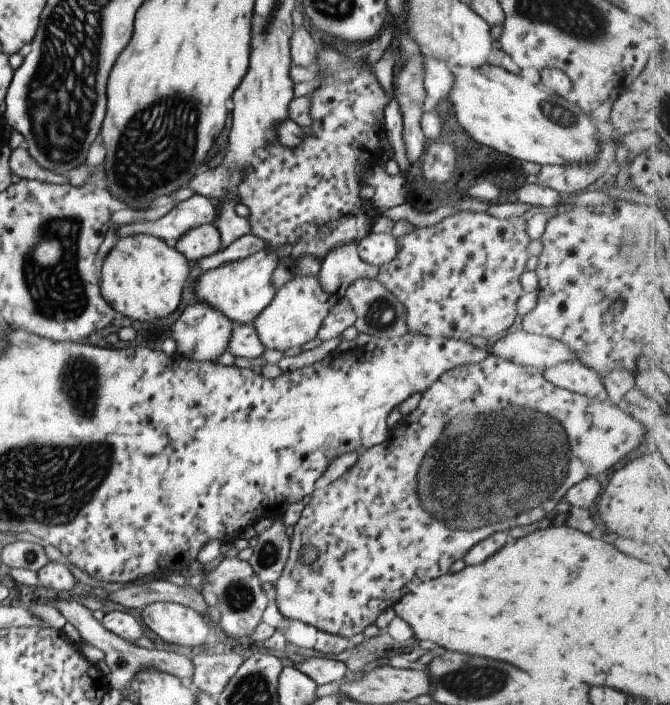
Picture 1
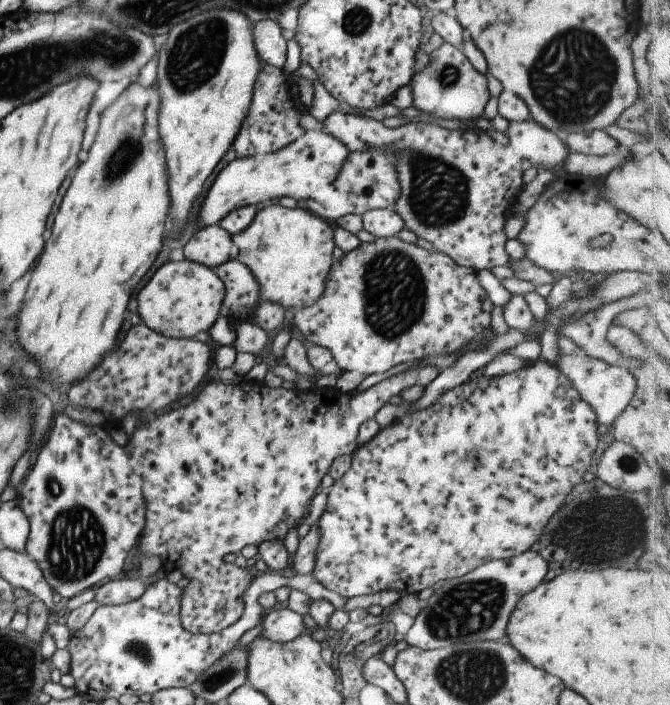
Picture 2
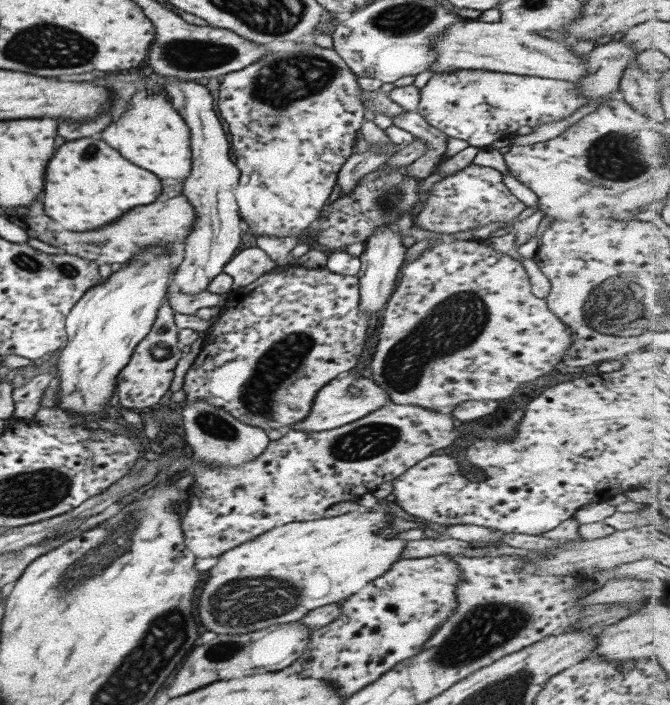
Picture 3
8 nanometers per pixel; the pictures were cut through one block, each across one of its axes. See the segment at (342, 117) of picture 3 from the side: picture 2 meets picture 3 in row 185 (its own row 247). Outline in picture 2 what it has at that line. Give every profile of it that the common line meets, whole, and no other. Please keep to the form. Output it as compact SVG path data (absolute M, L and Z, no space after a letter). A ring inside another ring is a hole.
M275 203L257 209L251 224L231 235L236 259L249 268L259 286L262 302L279 304L288 313L292 308L305 308L321 296L333 260L332 223L308 209L287 208Z

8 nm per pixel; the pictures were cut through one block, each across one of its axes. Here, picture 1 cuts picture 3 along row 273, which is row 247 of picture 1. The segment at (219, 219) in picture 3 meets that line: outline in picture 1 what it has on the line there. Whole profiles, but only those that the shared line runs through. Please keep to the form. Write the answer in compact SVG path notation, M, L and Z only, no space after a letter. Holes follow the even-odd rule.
M209 223L185 232L176 240L174 249L184 256L185 260L195 261L211 256L219 250L219 246L221 246L219 231L214 223Z

